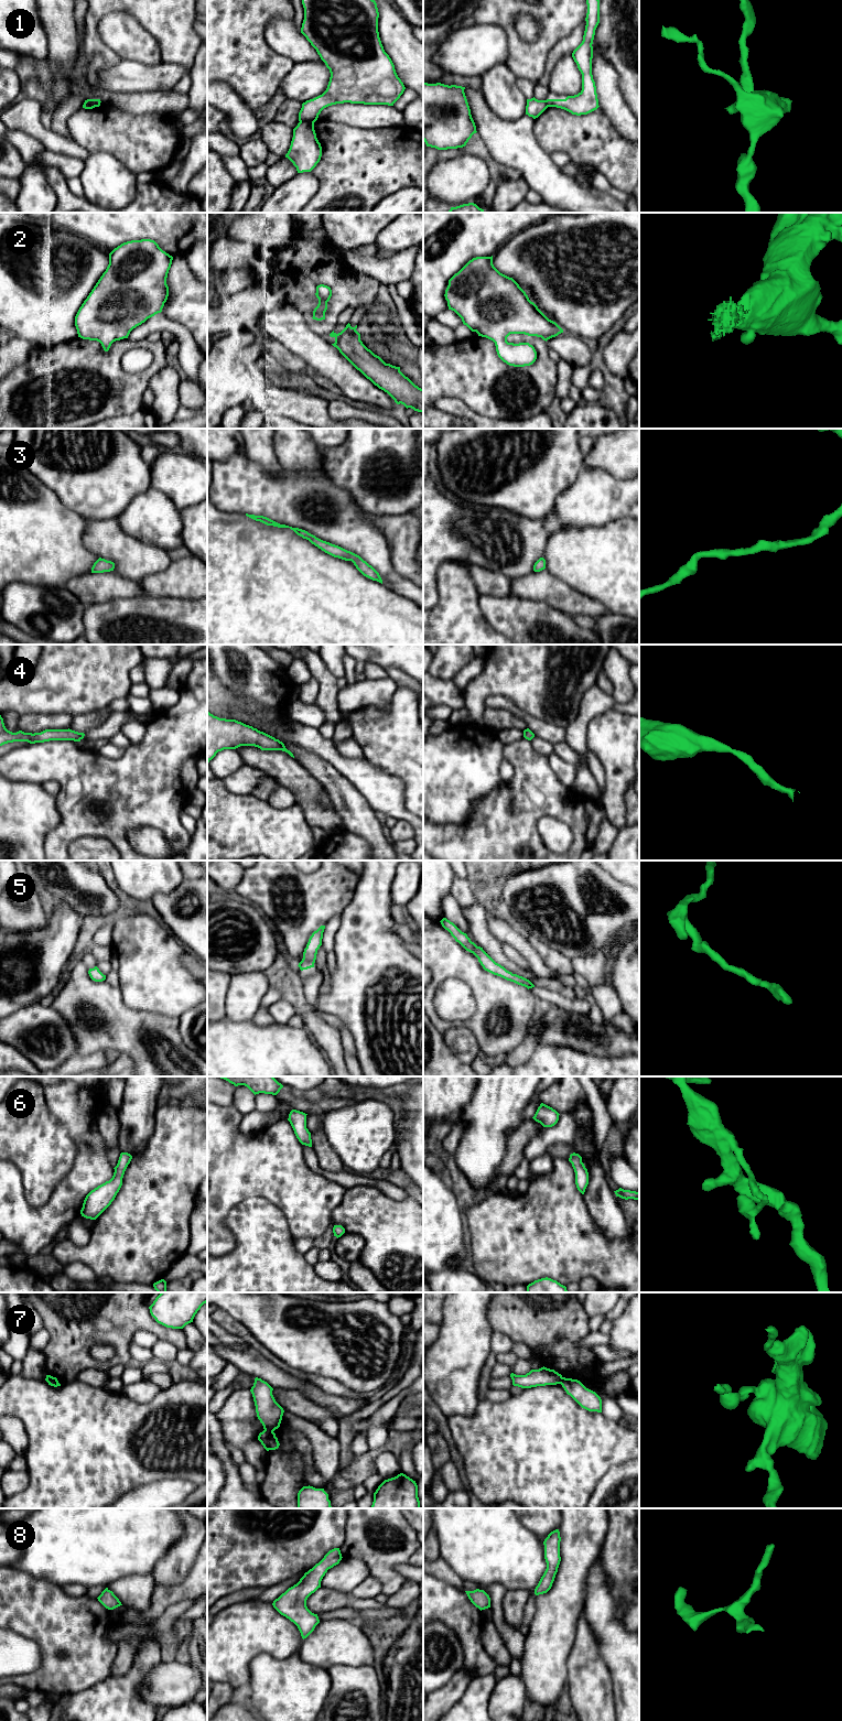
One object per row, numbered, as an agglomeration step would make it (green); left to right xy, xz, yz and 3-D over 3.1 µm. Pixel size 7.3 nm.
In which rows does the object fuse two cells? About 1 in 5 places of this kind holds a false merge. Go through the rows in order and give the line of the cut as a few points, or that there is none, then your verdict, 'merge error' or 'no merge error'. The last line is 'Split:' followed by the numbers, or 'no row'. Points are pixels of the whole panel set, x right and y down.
1: cut xz (314, 120), (300, 121); merge error
2: cut none; no merge error
3: cut none; no merge error
4: cut none; no merge error
5: cut none; no merge error
6: cut none; no merge error
7: cut xz (265, 1429), (272, 1431); merge error
8: cut none; no merge error
Split: 1, 7

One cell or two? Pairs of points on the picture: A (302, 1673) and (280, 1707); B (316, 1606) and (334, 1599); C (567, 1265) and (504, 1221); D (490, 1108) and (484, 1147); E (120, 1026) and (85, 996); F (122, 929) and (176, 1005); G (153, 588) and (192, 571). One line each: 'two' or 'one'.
A: one
B: one
C: one
D: one
E: one
F: one
G: one

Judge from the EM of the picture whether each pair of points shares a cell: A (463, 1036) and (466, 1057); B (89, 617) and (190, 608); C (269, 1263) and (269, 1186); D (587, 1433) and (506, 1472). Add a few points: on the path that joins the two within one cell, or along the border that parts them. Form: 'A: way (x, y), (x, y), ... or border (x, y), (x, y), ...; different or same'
A: way (463, 1041), (466, 1051); same
B: way (115, 617), (127, 613), (164, 613); same
C: border (244, 1200), (262, 1197), (273, 1203), (287, 1221); different
D: way (568, 1449), (528, 1450), (526, 1452); same

